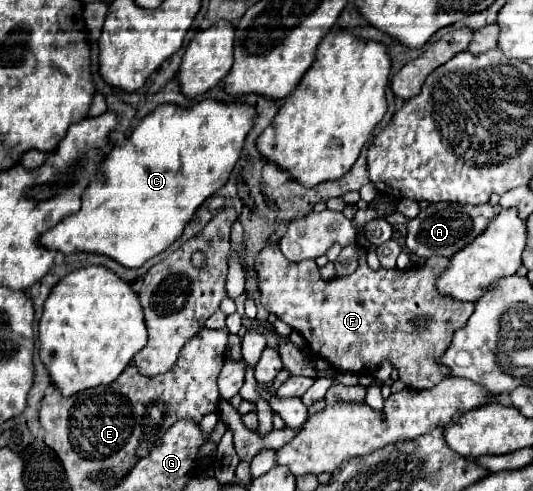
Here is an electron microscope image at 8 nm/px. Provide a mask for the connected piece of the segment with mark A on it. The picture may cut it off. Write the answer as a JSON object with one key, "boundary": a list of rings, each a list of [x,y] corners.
{"boundary":[[[432,203],[426,209],[420,211],[418,217],[410,219],[406,223],[408,237],[406,245],[412,253],[420,257],[432,257],[432,255],[444,255],[452,257],[454,253],[462,251],[470,241],[474,241],[490,223],[490,219],[498,213],[496,207],[490,203],[484,205],[462,205],[462,203]]]}

